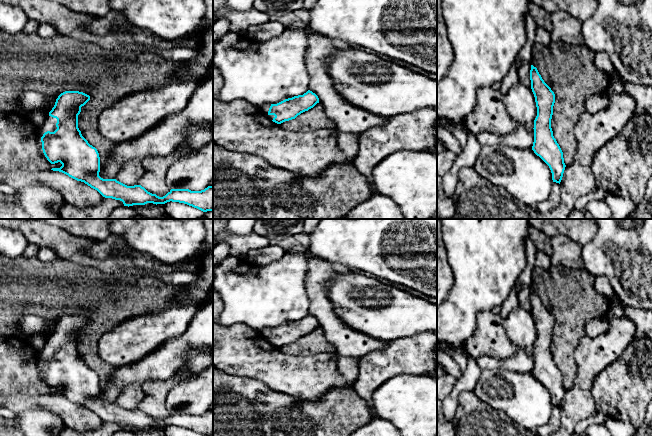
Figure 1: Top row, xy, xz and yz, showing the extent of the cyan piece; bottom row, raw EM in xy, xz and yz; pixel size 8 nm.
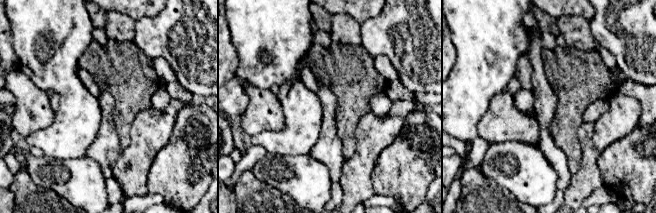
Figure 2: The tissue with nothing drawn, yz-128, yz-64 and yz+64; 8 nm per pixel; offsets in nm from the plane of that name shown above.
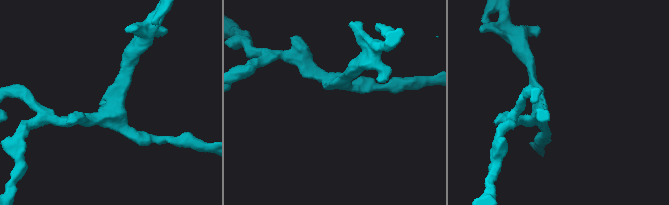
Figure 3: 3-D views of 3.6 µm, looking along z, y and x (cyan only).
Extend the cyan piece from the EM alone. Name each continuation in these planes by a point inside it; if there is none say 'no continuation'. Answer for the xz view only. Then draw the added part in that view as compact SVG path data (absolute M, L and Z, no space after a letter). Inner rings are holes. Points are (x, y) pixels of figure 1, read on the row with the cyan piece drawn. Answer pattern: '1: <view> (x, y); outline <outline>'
1: xz (265, 108); outline M270 103L265 104L263 107L260 108L260 110L261 110L270 120L273 120L273 118L274 118L275 116L268 114L268 111L269 111L270 106L271 106Z

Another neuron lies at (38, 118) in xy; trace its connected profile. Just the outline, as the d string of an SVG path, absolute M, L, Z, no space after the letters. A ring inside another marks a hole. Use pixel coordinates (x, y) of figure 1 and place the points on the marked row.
M38 110L35 111L32 115L29 115L27 119L35 126L37 130L40 130L45 124L48 115L49 112Z

